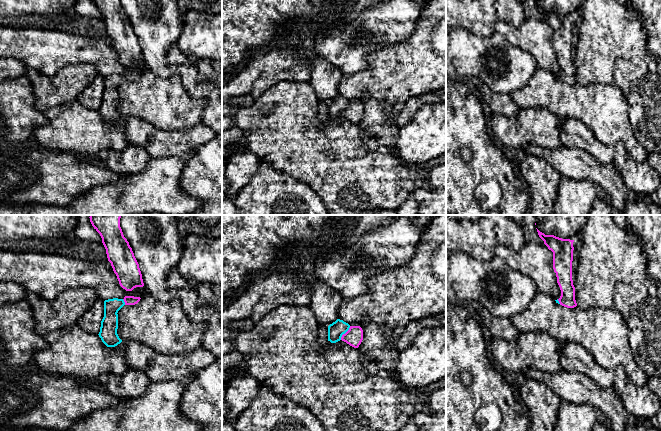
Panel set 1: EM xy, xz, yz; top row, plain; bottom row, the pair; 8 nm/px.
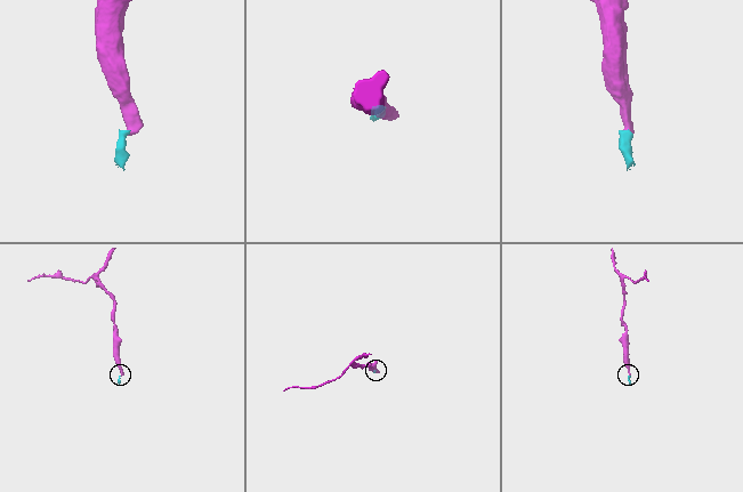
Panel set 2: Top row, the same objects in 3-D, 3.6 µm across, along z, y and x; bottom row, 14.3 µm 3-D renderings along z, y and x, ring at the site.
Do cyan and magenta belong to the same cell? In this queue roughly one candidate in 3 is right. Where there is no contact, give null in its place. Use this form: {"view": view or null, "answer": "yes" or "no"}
{"view": "xz", "answer": "yes"}

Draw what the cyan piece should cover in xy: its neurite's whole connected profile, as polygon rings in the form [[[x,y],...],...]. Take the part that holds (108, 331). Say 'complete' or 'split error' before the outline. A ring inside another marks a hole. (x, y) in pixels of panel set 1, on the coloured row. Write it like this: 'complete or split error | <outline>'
split error | [[[125,296],[123,299],[113,298],[104,301],[104,317],[98,335],[107,347],[115,347],[122,342],[117,334],[118,311],[124,305],[137,304],[140,299],[140,297]]]

